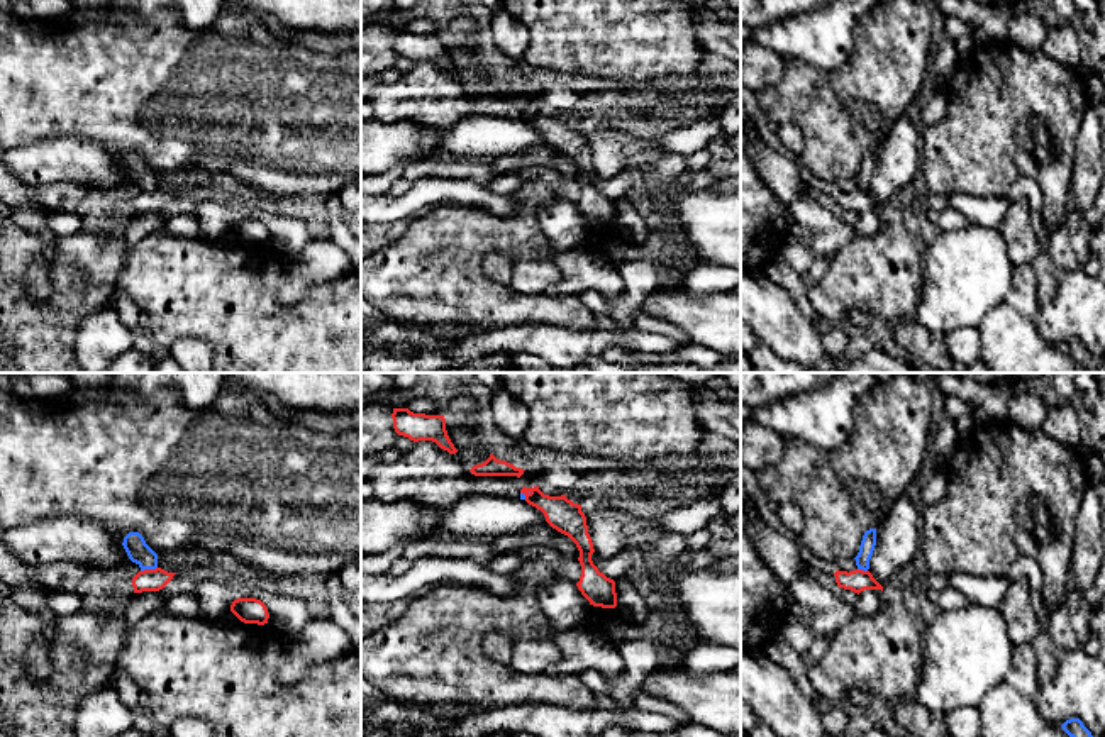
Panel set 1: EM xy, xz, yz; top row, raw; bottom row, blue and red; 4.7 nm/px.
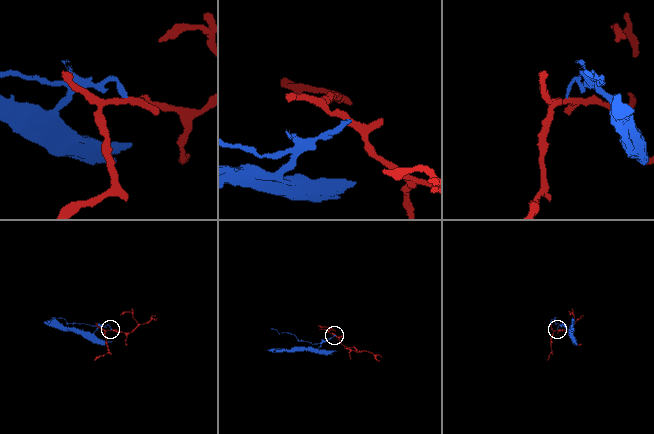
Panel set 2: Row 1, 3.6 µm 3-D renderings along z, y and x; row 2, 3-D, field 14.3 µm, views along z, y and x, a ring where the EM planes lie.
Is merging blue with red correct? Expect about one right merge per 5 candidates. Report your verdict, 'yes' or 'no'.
no

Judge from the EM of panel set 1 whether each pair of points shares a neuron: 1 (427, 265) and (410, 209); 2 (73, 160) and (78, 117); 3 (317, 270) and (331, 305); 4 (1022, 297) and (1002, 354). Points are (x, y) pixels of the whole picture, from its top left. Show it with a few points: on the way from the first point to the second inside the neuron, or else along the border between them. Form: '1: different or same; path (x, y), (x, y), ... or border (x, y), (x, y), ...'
1: different; border (417, 214), (412, 219)
2: different; border (38, 138), (85, 136), (99, 141), (112, 155)
3: different; border (343, 275), (314, 283), (297, 302), (288, 305)
4: same; path (1019, 310), (1010, 327), (1010, 341)

